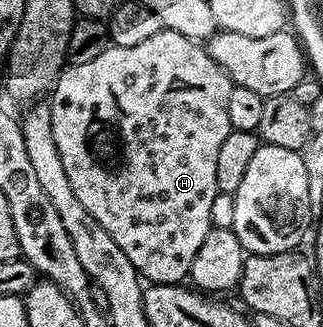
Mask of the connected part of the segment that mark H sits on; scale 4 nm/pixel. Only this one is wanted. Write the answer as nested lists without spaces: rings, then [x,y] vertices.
[[[164,28],[162,32],[153,34],[146,42],[138,46],[114,46],[107,48],[105,54],[93,58],[89,62],[67,64],[59,73],[53,91],[49,96],[53,136],[57,142],[57,154],[61,154],[61,163],[65,166],[65,174],[69,174],[69,186],[73,186],[73,194],[81,201],[81,206],[97,218],[97,222],[124,250],[126,257],[136,267],[140,277],[151,284],[182,285],[191,275],[193,258],[205,242],[205,234],[213,227],[211,211],[215,208],[215,196],[220,195],[217,186],[217,154],[221,144],[233,130],[229,122],[229,94],[232,90],[231,79],[226,70],[210,56],[200,41],[185,38],[185,34],[177,34]]]

